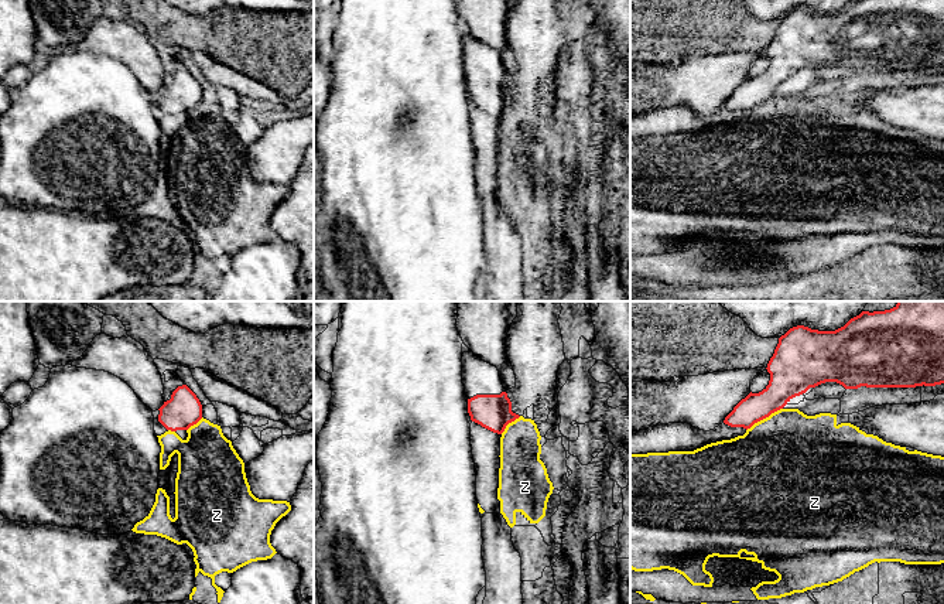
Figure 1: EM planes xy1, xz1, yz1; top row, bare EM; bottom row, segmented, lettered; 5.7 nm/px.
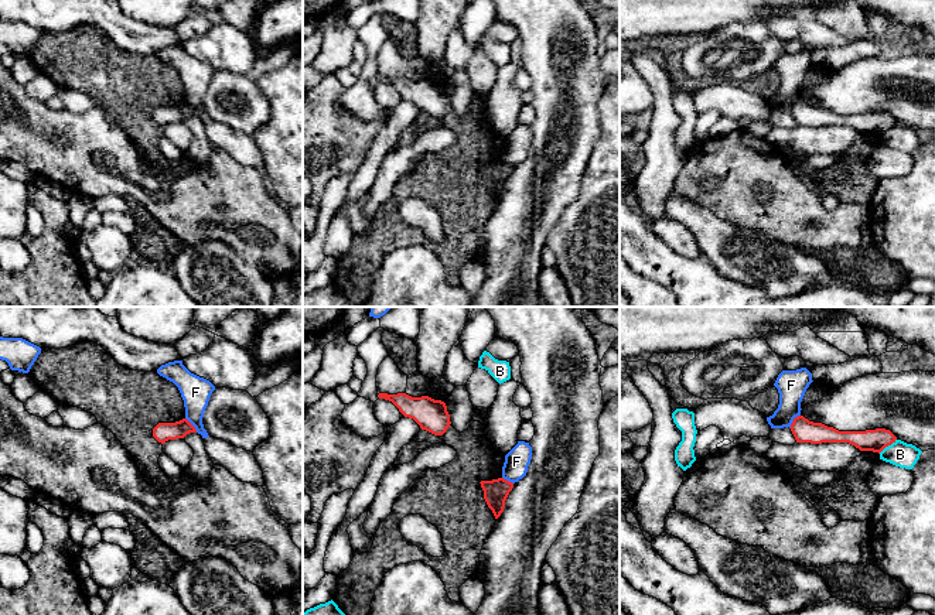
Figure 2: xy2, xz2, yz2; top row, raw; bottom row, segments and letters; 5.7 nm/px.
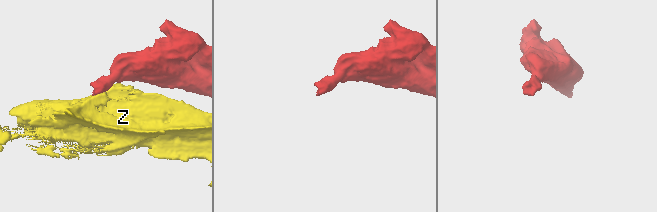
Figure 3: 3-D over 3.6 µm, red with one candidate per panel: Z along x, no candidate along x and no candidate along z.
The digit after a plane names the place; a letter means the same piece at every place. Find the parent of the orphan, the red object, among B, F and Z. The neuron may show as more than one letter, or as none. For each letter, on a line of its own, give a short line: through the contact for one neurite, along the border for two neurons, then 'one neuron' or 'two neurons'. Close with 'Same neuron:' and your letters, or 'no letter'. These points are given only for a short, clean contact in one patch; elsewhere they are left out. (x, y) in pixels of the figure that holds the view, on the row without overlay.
B: line yz2 (896, 122), (879, 136); two neurons
F: line yz2 (799, 98), (790, 110); two neurons
Z: line yz1 (782, 91), (755, 105), (746, 113); two neurons
Same neuron: no letter

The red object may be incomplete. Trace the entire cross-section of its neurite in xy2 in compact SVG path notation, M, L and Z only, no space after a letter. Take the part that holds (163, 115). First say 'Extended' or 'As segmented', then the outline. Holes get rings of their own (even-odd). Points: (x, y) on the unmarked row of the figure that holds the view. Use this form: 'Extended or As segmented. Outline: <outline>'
As segmented. Outline: M187 102L175 106L158 106L153 112L153 120L161 127L168 123L184 122L190 116L197 116L197 113Z

